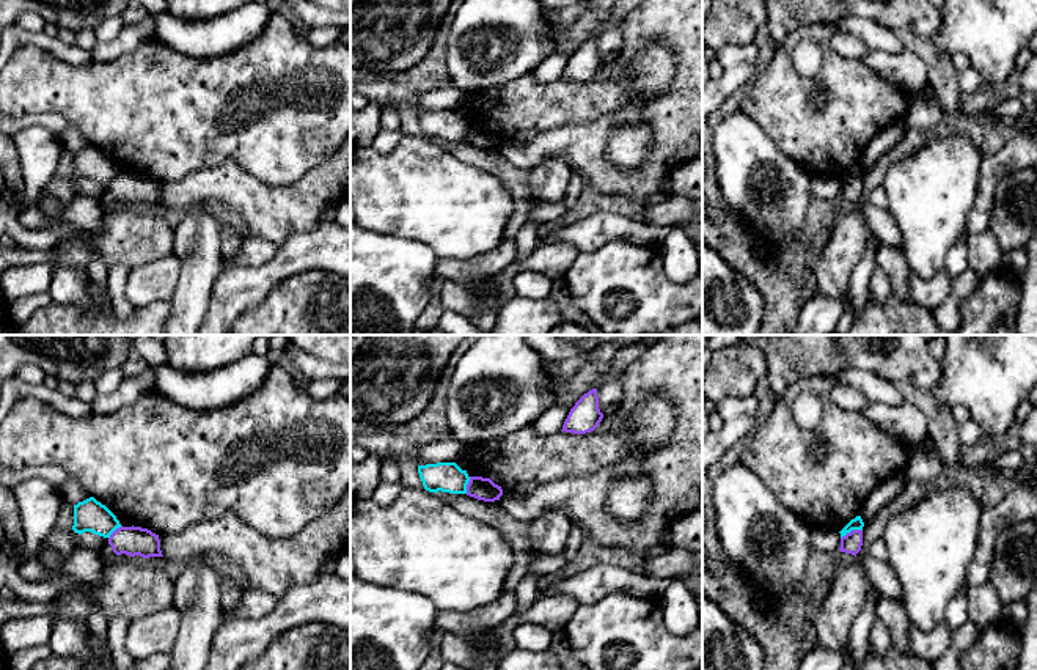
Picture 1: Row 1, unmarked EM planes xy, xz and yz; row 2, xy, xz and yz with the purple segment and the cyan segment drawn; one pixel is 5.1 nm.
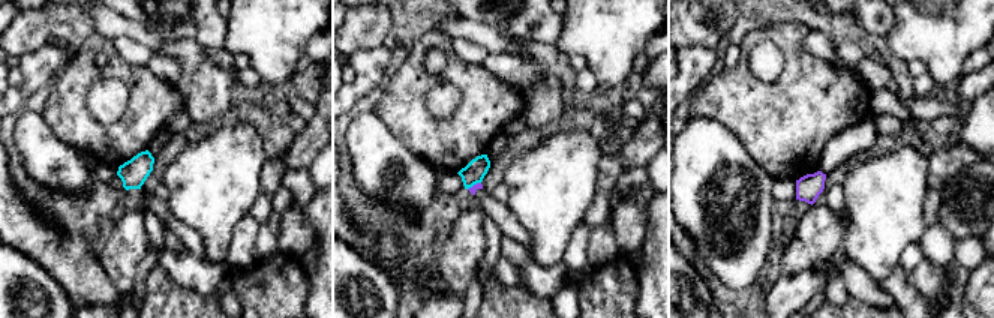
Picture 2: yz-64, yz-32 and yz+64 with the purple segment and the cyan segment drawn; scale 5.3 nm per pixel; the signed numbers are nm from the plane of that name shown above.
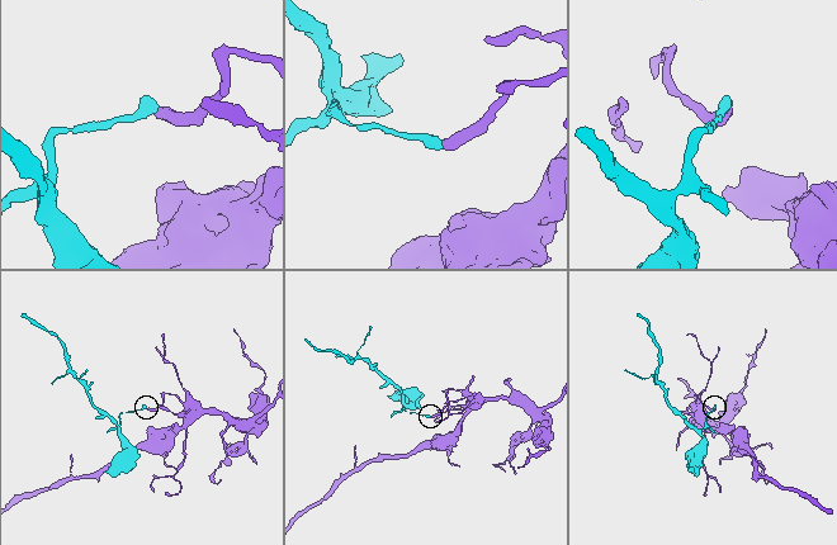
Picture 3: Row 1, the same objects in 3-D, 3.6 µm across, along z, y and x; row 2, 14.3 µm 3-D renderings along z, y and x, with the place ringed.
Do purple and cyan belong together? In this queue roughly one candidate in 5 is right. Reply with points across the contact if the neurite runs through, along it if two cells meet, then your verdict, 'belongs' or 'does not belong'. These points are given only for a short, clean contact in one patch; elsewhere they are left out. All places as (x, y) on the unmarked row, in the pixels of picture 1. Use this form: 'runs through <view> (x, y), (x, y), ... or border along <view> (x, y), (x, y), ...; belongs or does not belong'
border along yz (861, 176), (852, 176), (841, 186); does not belong

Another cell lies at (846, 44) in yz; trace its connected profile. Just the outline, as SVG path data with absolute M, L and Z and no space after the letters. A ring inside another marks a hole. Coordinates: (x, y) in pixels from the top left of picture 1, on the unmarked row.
M837 31L831 38L831 47L842 57L858 58L858 60L863 60L863 57L869 52L863 39L841 31Z

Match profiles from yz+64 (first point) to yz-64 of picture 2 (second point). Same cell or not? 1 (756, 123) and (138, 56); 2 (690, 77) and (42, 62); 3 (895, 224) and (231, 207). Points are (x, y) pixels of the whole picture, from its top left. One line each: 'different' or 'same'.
1: different
2: same
3: same

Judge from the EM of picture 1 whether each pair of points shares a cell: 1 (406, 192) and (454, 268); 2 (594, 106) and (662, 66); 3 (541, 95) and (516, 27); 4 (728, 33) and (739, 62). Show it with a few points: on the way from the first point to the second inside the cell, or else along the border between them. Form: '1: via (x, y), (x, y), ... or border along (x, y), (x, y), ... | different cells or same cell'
1: border along (484, 252), (465, 258), (439, 258) | different cells
2: via (611, 95), (624, 90), (644, 74) | same cell
3: border along (533, 69), (498, 85) | different cells
4: border along (751, 41), (728, 44), (718, 49) | different cells

